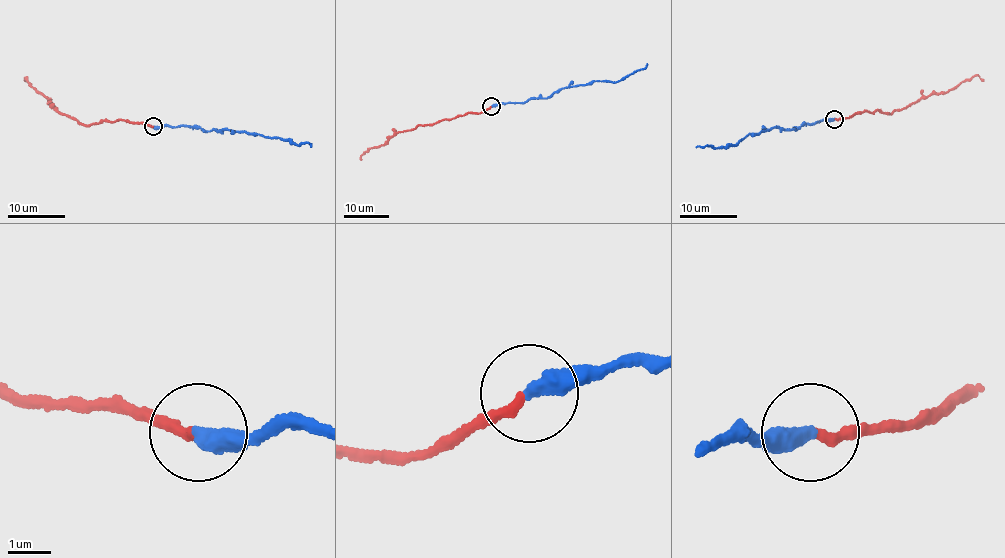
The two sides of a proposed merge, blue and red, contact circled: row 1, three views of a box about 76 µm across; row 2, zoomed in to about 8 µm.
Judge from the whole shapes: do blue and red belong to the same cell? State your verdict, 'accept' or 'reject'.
reject

